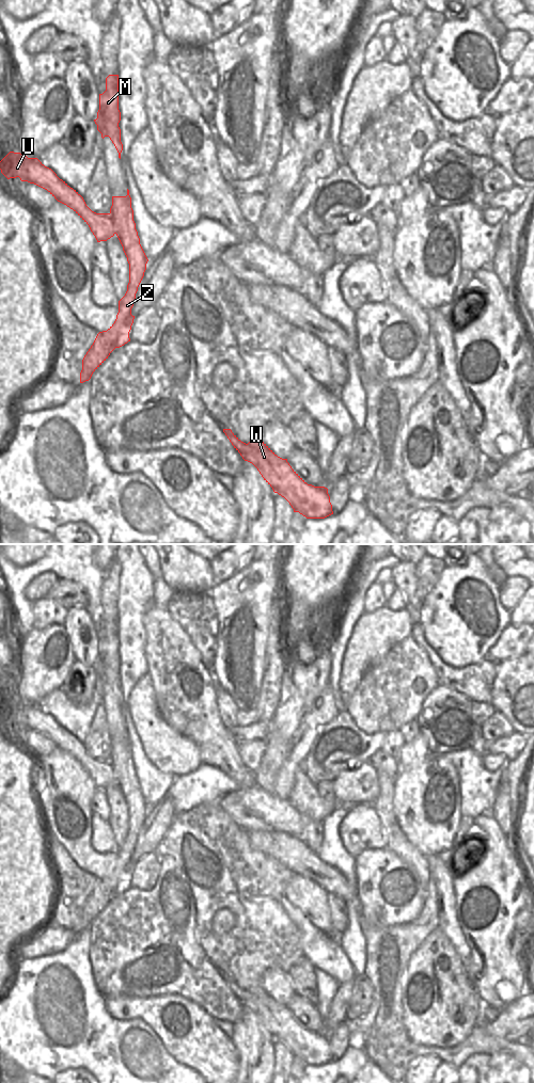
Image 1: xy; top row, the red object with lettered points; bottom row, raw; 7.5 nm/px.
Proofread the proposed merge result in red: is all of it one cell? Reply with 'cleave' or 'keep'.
cleave

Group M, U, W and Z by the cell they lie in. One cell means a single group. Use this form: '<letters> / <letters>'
M Z / U W

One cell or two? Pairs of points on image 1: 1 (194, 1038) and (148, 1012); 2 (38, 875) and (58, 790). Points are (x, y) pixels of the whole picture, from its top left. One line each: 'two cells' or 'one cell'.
1: one cell
2: two cells

